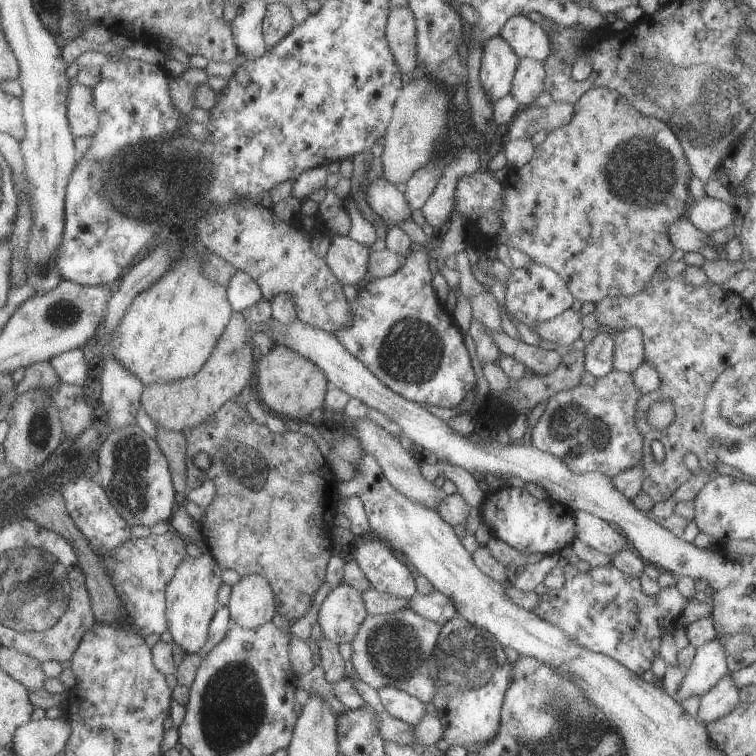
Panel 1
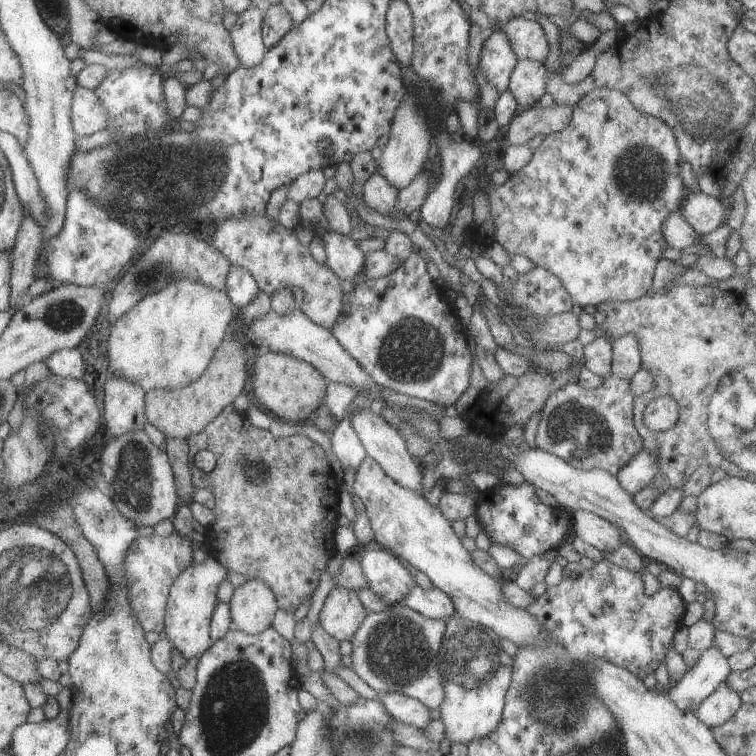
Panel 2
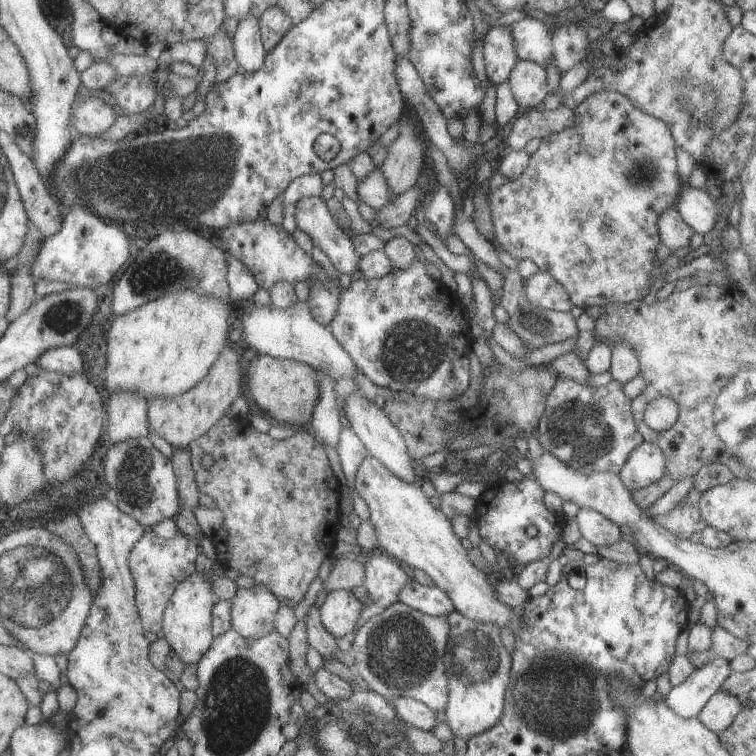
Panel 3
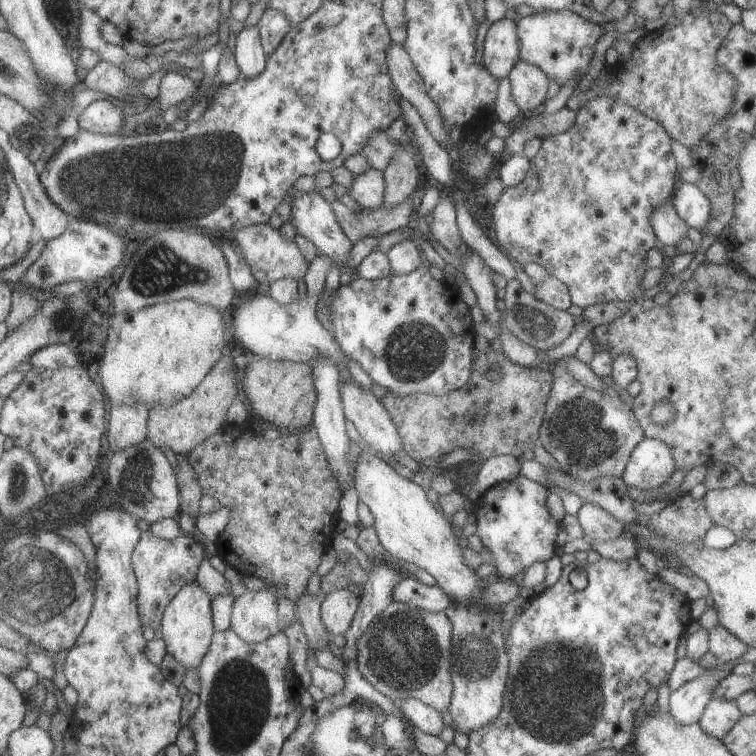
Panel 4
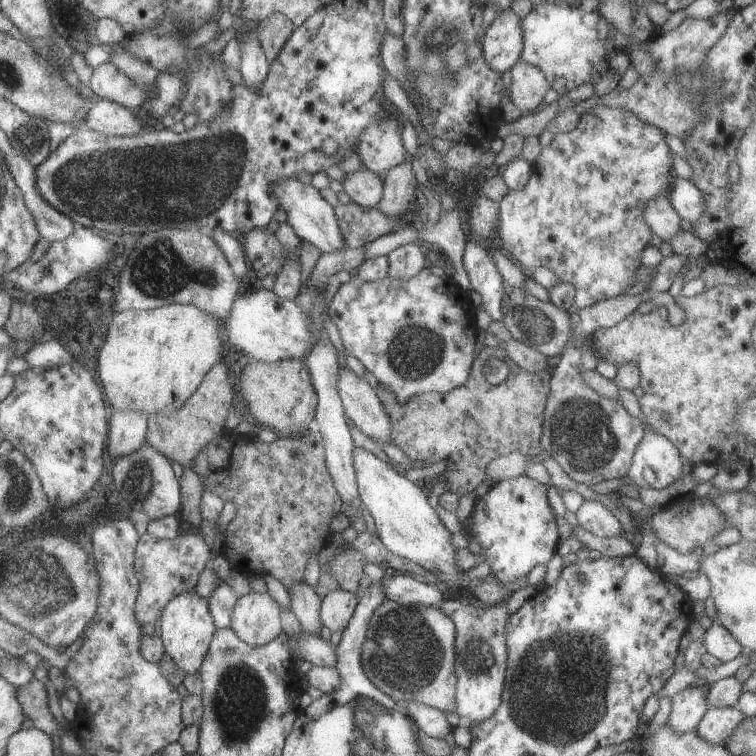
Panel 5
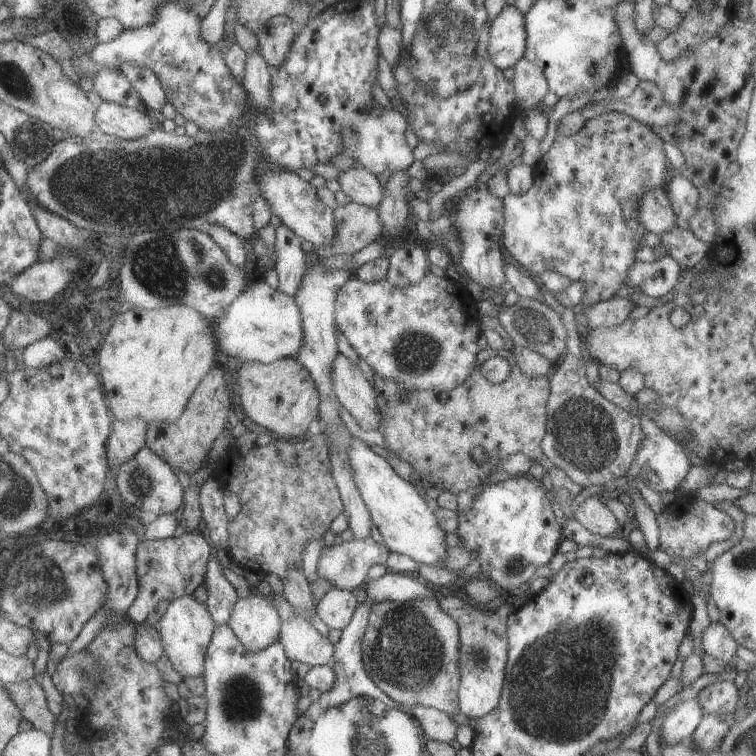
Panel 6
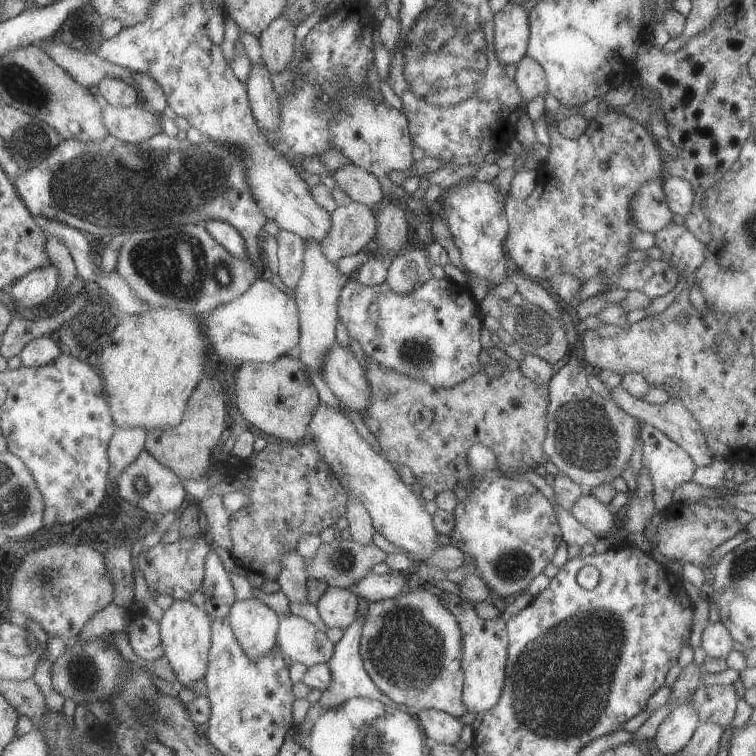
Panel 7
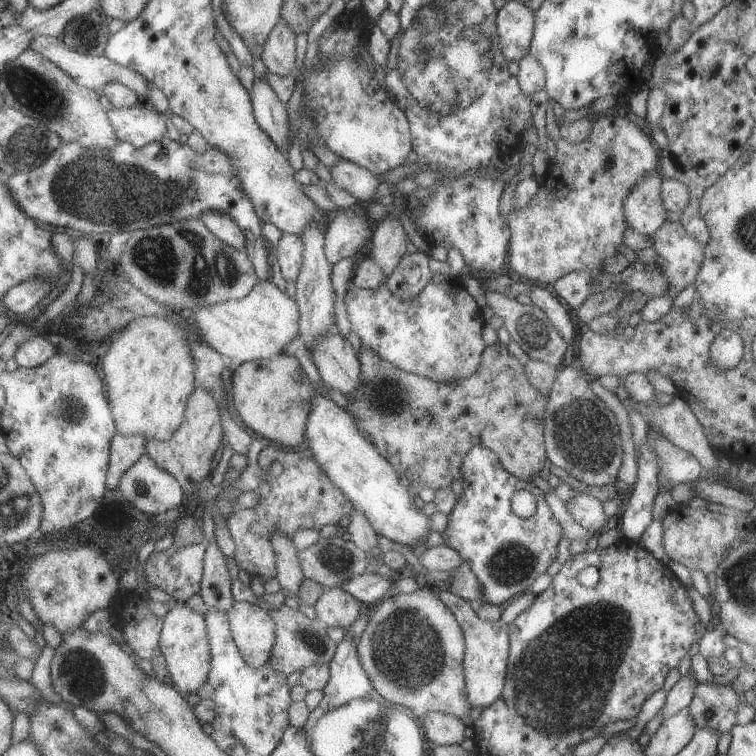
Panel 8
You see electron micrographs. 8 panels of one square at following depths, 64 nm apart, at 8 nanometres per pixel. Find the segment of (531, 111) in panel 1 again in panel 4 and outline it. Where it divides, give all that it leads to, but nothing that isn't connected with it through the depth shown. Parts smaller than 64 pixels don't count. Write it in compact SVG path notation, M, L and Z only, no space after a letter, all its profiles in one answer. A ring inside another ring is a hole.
M567 106L553 114L537 115L530 113L518 129L505 138L502 162L513 154L522 155L524 144L536 136L543 140L546 137L570 130L574 126L576 119L577 114ZM525 120L526 122L524 122Z

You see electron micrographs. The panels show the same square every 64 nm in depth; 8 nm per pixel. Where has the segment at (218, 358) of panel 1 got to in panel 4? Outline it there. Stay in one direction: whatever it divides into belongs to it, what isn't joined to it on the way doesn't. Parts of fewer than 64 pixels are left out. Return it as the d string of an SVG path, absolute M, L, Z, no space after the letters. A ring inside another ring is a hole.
M231 347L224 356L210 369L204 380L180 402L166 407L158 403L149 411L147 422L148 436L154 446L170 448L177 458L188 460L194 447L211 437L227 423L226 413L237 399L236 380L234 379L236 366L232 362L236 350Z

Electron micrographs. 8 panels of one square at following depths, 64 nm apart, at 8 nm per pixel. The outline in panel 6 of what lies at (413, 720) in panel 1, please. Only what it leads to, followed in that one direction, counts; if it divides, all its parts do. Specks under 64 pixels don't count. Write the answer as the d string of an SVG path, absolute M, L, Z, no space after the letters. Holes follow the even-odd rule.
M412 705L407 711L418 720L425 738L448 743L456 739L459 727L450 714L421 705Z

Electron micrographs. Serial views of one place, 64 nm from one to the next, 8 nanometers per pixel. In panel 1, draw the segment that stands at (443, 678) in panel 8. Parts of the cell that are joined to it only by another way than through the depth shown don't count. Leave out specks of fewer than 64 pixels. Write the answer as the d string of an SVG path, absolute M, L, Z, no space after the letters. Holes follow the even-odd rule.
M403 608L385 615L369 614L351 642L353 648L351 661L356 669L356 676L376 690L382 687L396 687L410 696L419 698L423 703L432 703L437 695L437 686L435 678L431 675L434 670L428 660L433 658L442 627L442 624L425 619L410 608Z

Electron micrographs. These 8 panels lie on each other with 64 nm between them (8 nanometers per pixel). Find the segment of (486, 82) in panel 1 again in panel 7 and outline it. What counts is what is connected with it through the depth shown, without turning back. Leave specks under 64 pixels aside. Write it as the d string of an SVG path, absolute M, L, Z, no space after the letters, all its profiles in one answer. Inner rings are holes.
M509 2L495 14L494 52L502 66L517 65L524 58L529 38L529 12L522 5Z

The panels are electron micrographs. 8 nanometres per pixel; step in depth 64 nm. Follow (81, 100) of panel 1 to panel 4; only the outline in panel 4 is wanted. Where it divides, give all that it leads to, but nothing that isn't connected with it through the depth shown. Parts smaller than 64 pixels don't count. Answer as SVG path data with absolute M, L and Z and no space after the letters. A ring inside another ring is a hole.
M110 99L92 102L79 116L79 128L103 135L118 135L127 109L114 105Z

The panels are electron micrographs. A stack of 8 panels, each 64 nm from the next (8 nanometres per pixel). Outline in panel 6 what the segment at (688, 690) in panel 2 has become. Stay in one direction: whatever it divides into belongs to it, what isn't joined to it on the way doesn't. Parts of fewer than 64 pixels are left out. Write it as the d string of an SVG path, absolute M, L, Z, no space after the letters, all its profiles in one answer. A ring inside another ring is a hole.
M696 699L677 703L668 711L662 724L661 740L670 745L690 739L703 716L702 708Z

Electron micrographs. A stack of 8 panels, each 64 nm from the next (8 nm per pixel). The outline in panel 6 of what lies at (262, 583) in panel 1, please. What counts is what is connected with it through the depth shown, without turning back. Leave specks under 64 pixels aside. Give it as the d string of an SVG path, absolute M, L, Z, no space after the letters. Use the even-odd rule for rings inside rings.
M260 593L239 598L228 622L242 645L252 652L263 650L277 642L282 624L276 606L268 596L260 596Z

